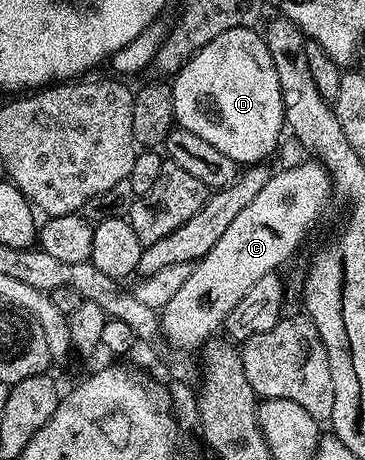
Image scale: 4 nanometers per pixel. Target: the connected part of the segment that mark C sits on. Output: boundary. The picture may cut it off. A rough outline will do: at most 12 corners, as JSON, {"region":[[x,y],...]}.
{"region":[[277,168],[160,313],[196,351],[295,255],[332,179]]}

